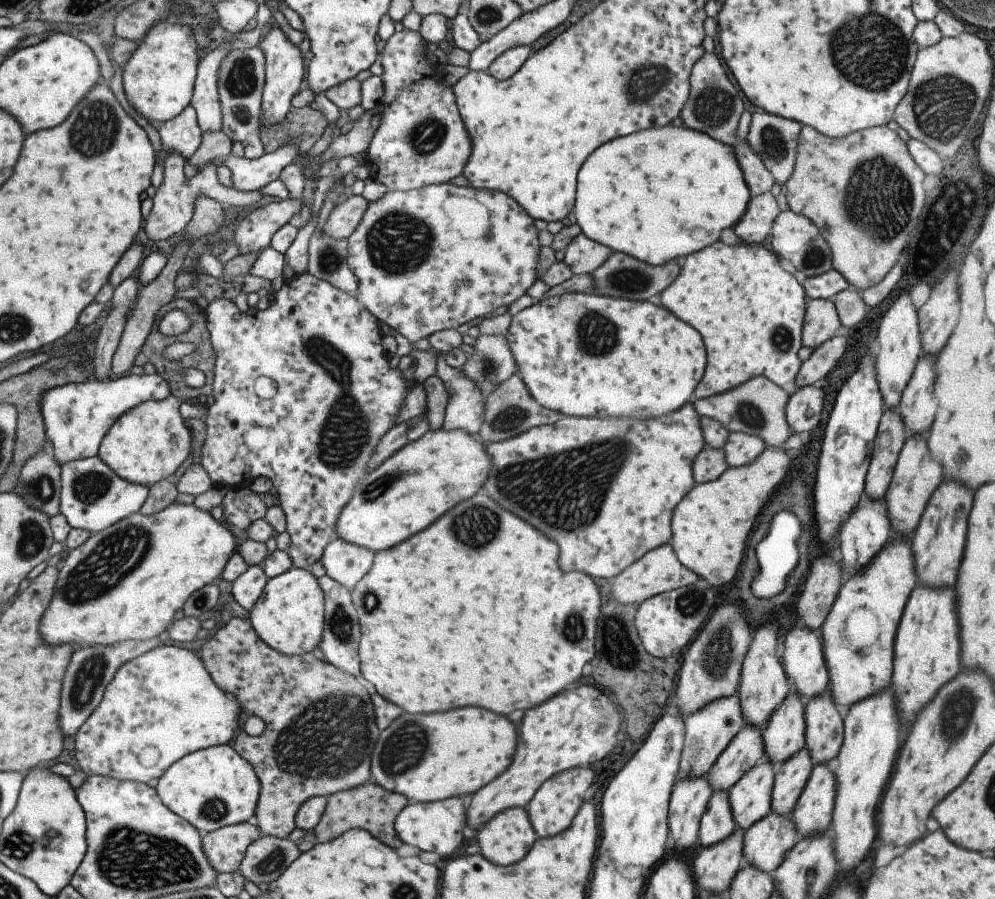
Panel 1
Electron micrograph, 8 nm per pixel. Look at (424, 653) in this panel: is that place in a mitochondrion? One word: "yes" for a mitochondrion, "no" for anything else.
no

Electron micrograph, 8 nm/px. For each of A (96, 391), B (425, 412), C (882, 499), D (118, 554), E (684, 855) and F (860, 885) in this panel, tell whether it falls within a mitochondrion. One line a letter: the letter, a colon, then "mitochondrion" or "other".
A: other
B: other
C: other
D: mitochondrion
E: other
F: other

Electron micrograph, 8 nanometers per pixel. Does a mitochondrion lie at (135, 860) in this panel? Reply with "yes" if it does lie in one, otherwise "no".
yes

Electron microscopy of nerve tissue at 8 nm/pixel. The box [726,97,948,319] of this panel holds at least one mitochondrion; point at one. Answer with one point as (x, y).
(876, 172)

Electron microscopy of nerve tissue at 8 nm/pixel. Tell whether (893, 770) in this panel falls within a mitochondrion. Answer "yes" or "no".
no

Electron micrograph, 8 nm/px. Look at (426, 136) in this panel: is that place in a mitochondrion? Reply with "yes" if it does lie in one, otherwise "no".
yes

